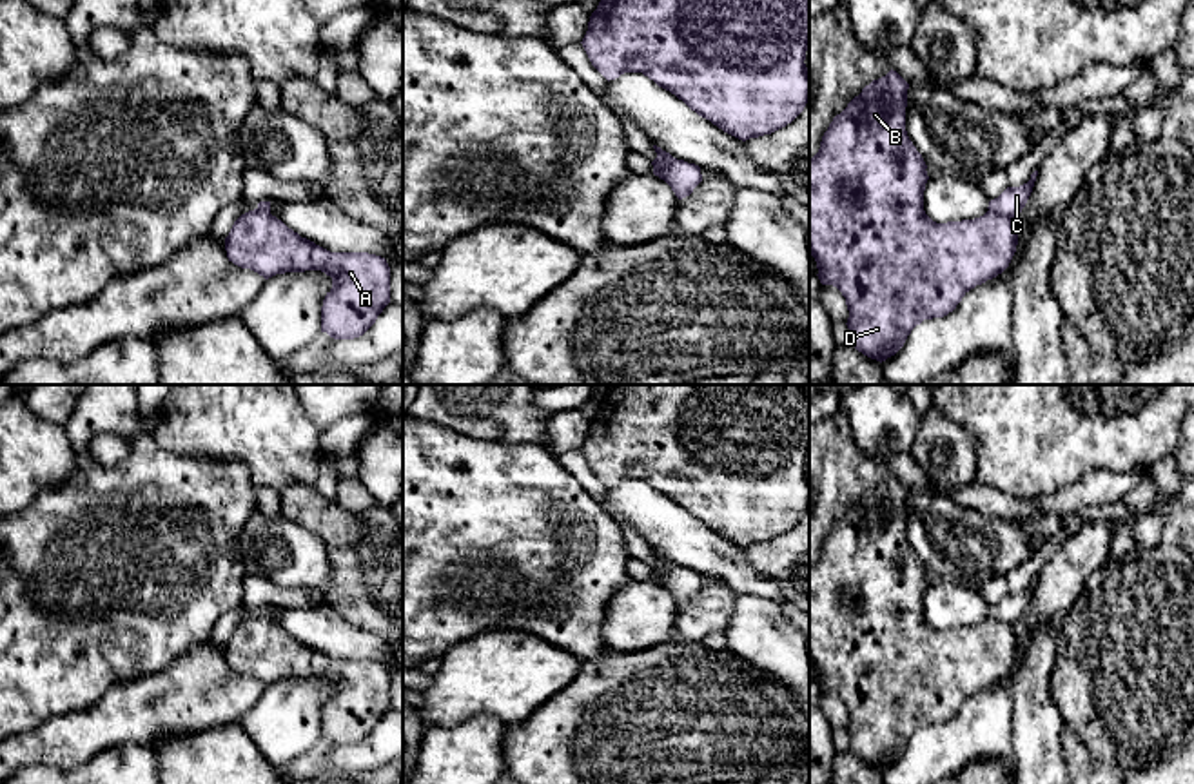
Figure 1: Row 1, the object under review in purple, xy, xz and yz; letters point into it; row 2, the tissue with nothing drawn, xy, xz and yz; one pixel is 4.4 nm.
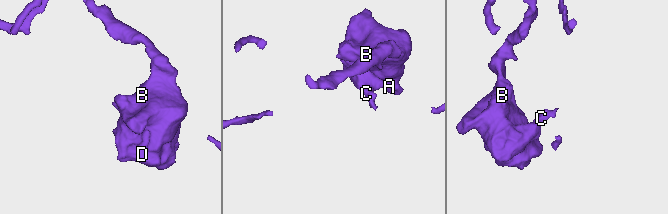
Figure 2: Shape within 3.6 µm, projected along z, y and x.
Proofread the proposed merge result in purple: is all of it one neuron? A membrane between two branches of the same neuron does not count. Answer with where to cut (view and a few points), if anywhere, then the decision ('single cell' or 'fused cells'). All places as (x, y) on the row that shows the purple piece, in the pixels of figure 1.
yz (989, 209), (1015, 220) | fused cells

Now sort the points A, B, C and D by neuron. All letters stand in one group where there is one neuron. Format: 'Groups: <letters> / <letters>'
Groups: A B D / C

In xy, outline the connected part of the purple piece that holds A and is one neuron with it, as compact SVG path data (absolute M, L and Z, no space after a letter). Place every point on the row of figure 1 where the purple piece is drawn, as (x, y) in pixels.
M267 211L241 214L225 238L229 261L265 279L321 270L332 278L321 307L321 332L334 339L363 336L390 303L390 267L368 252L330 252L301 238Z

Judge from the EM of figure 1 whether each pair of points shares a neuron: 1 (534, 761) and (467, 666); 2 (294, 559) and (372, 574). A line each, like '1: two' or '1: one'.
1: two
2: two

